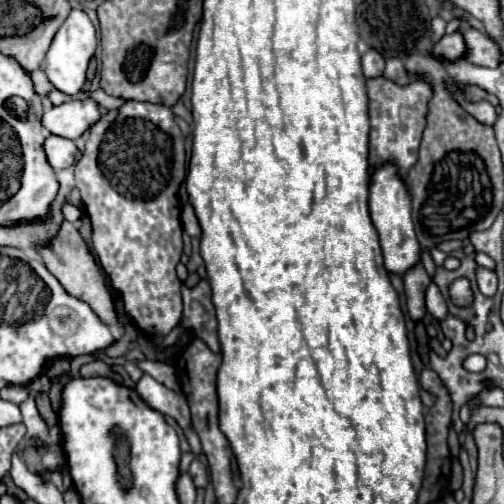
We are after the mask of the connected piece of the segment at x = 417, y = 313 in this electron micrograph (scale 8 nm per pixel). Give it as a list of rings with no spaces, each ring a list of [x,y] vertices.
[[[417,263],[413,265],[405,275],[403,275],[403,281],[405,281],[405,297],[407,297],[407,311],[411,315],[413,321],[419,321],[427,309],[425,309],[425,289],[427,285],[431,283],[423,263]]]

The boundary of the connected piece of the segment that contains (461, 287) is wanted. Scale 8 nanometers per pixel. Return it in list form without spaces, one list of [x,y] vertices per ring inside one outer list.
[[[455,279],[453,285],[451,285],[451,299],[455,305],[469,305],[473,301],[473,293],[471,293],[471,287],[469,287],[469,281],[467,279]]]

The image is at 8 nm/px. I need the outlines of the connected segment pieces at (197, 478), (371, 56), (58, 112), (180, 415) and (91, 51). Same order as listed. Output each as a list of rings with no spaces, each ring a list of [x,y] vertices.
[[[195,459],[195,461],[191,463],[189,473],[191,473],[191,477],[193,477],[193,481],[195,481],[195,485],[197,485],[197,487],[207,487],[207,483],[209,483],[207,467],[205,467],[199,459]]]
[[[367,51],[363,55],[363,73],[367,79],[381,77],[383,69],[385,69],[385,59],[377,51]]]
[[[91,97],[87,99],[69,99],[59,107],[53,107],[43,113],[43,127],[53,135],[79,139],[95,121],[99,121],[101,109],[99,103]]]
[[[143,375],[137,385],[135,385],[135,391],[141,395],[141,399],[161,411],[163,415],[171,415],[173,419],[177,419],[177,423],[183,427],[185,435],[187,435],[187,441],[191,445],[191,451],[197,455],[201,453],[201,445],[199,445],[199,439],[191,427],[191,415],[189,415],[189,405],[185,401],[183,395],[167,389],[165,385],[161,385],[159,381],[155,381],[151,375]]]
[[[73,9],[69,13],[69,17],[65,19],[65,23],[61,25],[61,29],[57,31],[57,35],[51,41],[51,47],[47,51],[47,63],[45,63],[45,73],[49,77],[49,81],[63,93],[67,93],[69,97],[77,95],[85,83],[85,71],[87,65],[91,61],[91,57],[95,55],[97,49],[97,31],[91,23],[91,19],[87,17],[85,11],[81,9]]]

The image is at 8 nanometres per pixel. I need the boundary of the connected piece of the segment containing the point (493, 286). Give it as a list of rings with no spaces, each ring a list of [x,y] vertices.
[[[477,267],[475,275],[477,275],[479,291],[483,295],[487,295],[487,297],[495,295],[495,291],[497,291],[497,275],[491,269],[485,269],[485,267]]]

